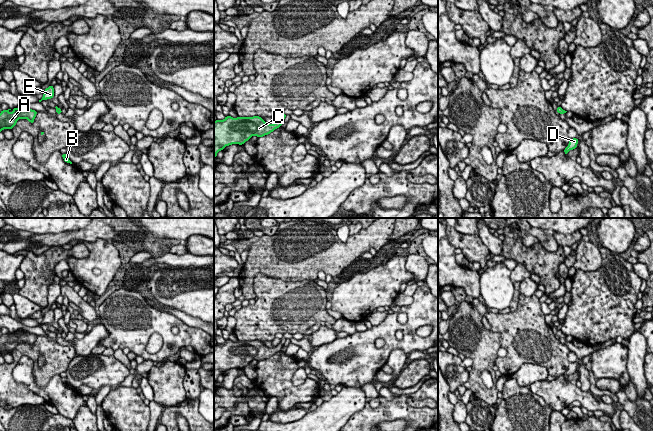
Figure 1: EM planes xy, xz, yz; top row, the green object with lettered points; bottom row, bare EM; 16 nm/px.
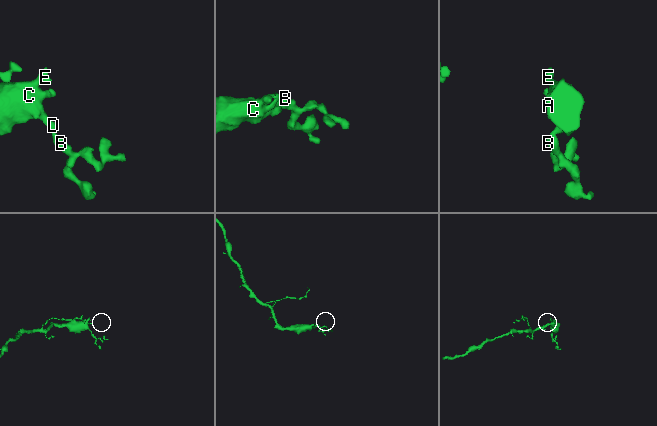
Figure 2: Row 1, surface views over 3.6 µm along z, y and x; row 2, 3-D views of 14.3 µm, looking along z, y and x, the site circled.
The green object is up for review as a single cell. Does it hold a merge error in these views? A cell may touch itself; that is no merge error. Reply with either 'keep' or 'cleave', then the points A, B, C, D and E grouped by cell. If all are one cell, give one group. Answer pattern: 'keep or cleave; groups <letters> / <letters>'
keep; groups A B C D E

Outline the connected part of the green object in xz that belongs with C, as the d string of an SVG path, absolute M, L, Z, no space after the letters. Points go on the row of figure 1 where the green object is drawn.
M286 114L274 124L265 122L260 116L237 117L226 116L224 120L214 121L214 157L226 146L232 144L243 145L252 136L263 137L279 128Z

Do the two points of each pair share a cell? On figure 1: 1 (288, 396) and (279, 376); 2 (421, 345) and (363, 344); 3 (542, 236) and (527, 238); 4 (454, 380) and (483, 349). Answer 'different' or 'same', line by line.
1: same
2: same
3: different
4: different

